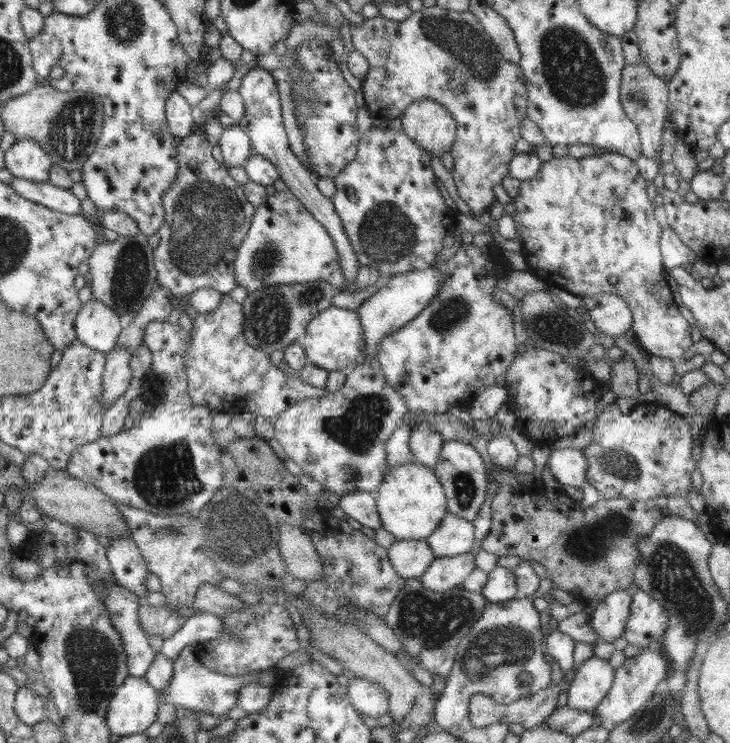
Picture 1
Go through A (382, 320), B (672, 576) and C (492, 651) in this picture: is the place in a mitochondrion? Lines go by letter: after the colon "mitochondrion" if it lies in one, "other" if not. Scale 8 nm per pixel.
A: other
B: mitochondrion
C: mitochondrion

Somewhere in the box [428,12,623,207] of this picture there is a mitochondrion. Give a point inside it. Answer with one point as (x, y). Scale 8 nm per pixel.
(572, 69)

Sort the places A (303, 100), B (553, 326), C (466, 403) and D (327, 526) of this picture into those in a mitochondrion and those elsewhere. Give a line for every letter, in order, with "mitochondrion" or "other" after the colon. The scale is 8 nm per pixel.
A: mitochondrion
B: mitochondrion
C: other
D: other

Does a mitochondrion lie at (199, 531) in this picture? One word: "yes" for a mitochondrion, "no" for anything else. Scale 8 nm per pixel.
yes

